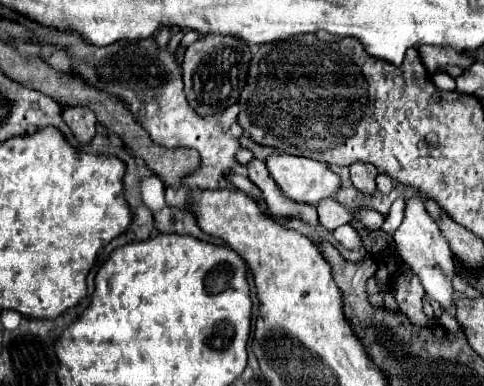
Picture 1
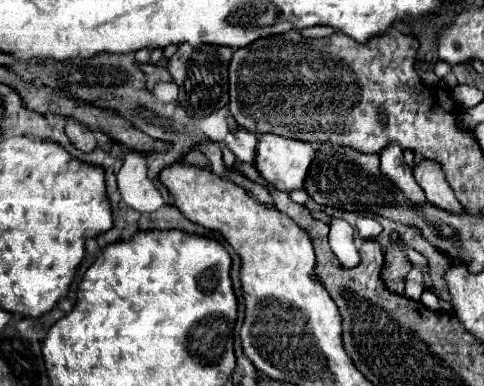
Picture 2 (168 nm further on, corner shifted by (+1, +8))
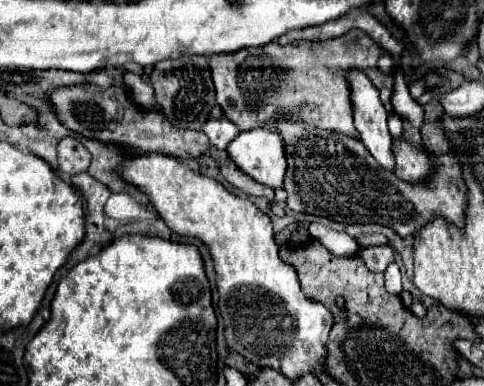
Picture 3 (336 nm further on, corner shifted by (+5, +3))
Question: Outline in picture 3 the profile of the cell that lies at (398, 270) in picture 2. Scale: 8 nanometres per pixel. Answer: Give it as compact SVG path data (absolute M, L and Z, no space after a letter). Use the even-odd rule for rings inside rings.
M378 245L378 247L360 247L358 257L366 261L366 267L372 271L384 271L390 261L394 261L394 249L390 245Z

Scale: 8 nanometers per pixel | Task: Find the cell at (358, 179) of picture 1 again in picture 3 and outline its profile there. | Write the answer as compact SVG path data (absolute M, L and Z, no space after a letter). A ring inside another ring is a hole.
M278 119L274 131L284 139L288 163L284 177L284 191L288 193L286 205L296 213L320 215L340 223L378 223L394 229L400 237L418 233L436 213L454 225L464 225L464 209L468 203L466 187L458 161L450 155L448 141L438 121L428 123L428 127L420 131L422 145L432 157L430 161L436 173L430 185L406 185L406 181L398 181L398 177L382 169L374 157L370 157L370 151L354 137L292 123L288 119Z

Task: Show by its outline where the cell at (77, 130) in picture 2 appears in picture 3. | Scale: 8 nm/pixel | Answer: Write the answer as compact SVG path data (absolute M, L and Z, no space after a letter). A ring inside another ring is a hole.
M66 137L58 143L58 175L72 177L84 173L90 165L90 153L72 137Z

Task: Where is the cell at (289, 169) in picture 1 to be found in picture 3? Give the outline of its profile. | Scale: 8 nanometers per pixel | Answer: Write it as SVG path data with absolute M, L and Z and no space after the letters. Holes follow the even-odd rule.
M248 129L240 131L230 147L226 147L230 159L250 175L254 181L272 189L282 187L286 173L284 143L276 131Z

